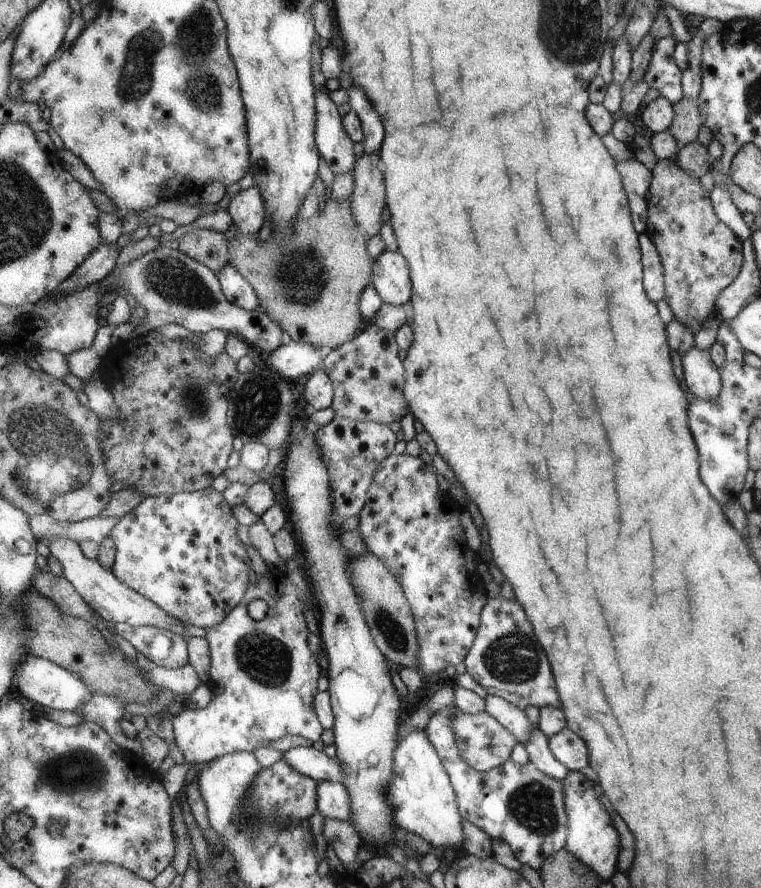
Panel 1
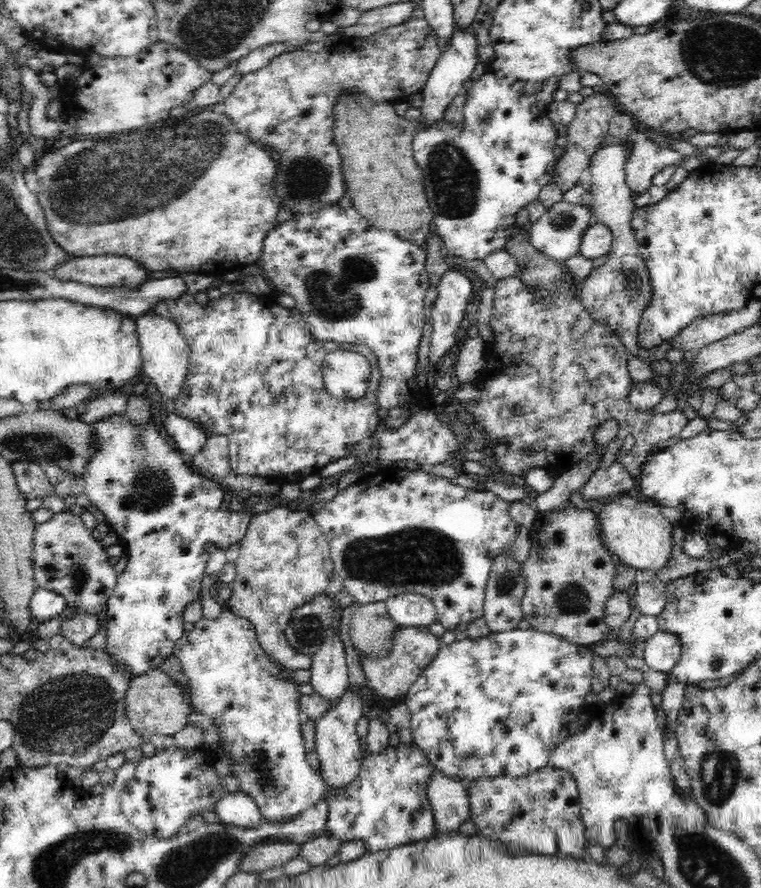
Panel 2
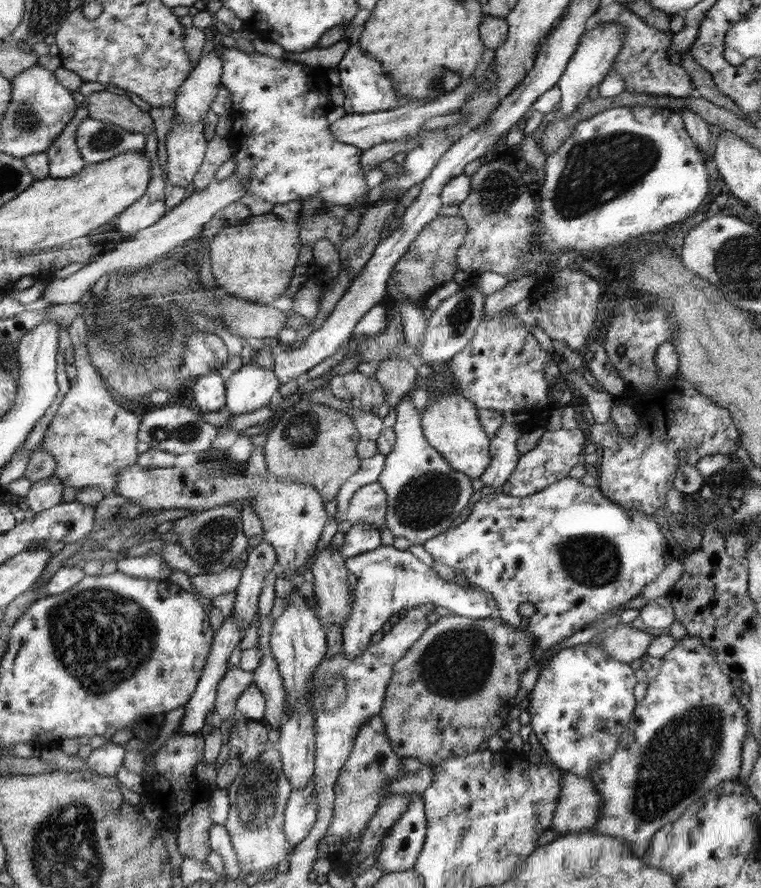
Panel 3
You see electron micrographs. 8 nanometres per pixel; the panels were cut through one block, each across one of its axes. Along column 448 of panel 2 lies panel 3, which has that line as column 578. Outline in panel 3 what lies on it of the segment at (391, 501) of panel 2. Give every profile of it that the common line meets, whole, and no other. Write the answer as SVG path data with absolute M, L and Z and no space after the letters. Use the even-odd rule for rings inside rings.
M568 476L553 482L550 486L536 494L524 498L508 496L506 493L485 495L476 502L466 521L456 527L450 527L448 531L441 532L440 535L430 539L423 546L436 562L452 566L456 573L462 574L468 580L470 586L485 590L486 593L493 596L493 599L497 601L498 618L506 621L508 624L512 624L518 630L529 632L533 636L533 644L536 644L534 655L536 662L538 662L545 656L546 650L557 646L565 638L567 639L575 632L582 630L584 625L596 621L604 612L613 610L626 604L632 598L636 598L640 592L646 589L648 584L656 580L668 563L667 558L670 547L668 540L669 535L661 530L660 521L655 516L646 512L640 512L635 508L627 509L625 506L619 505L617 501L610 500L598 486L586 486L580 479ZM526 602L534 604L536 612L530 617L520 617L518 606L526 604Z

